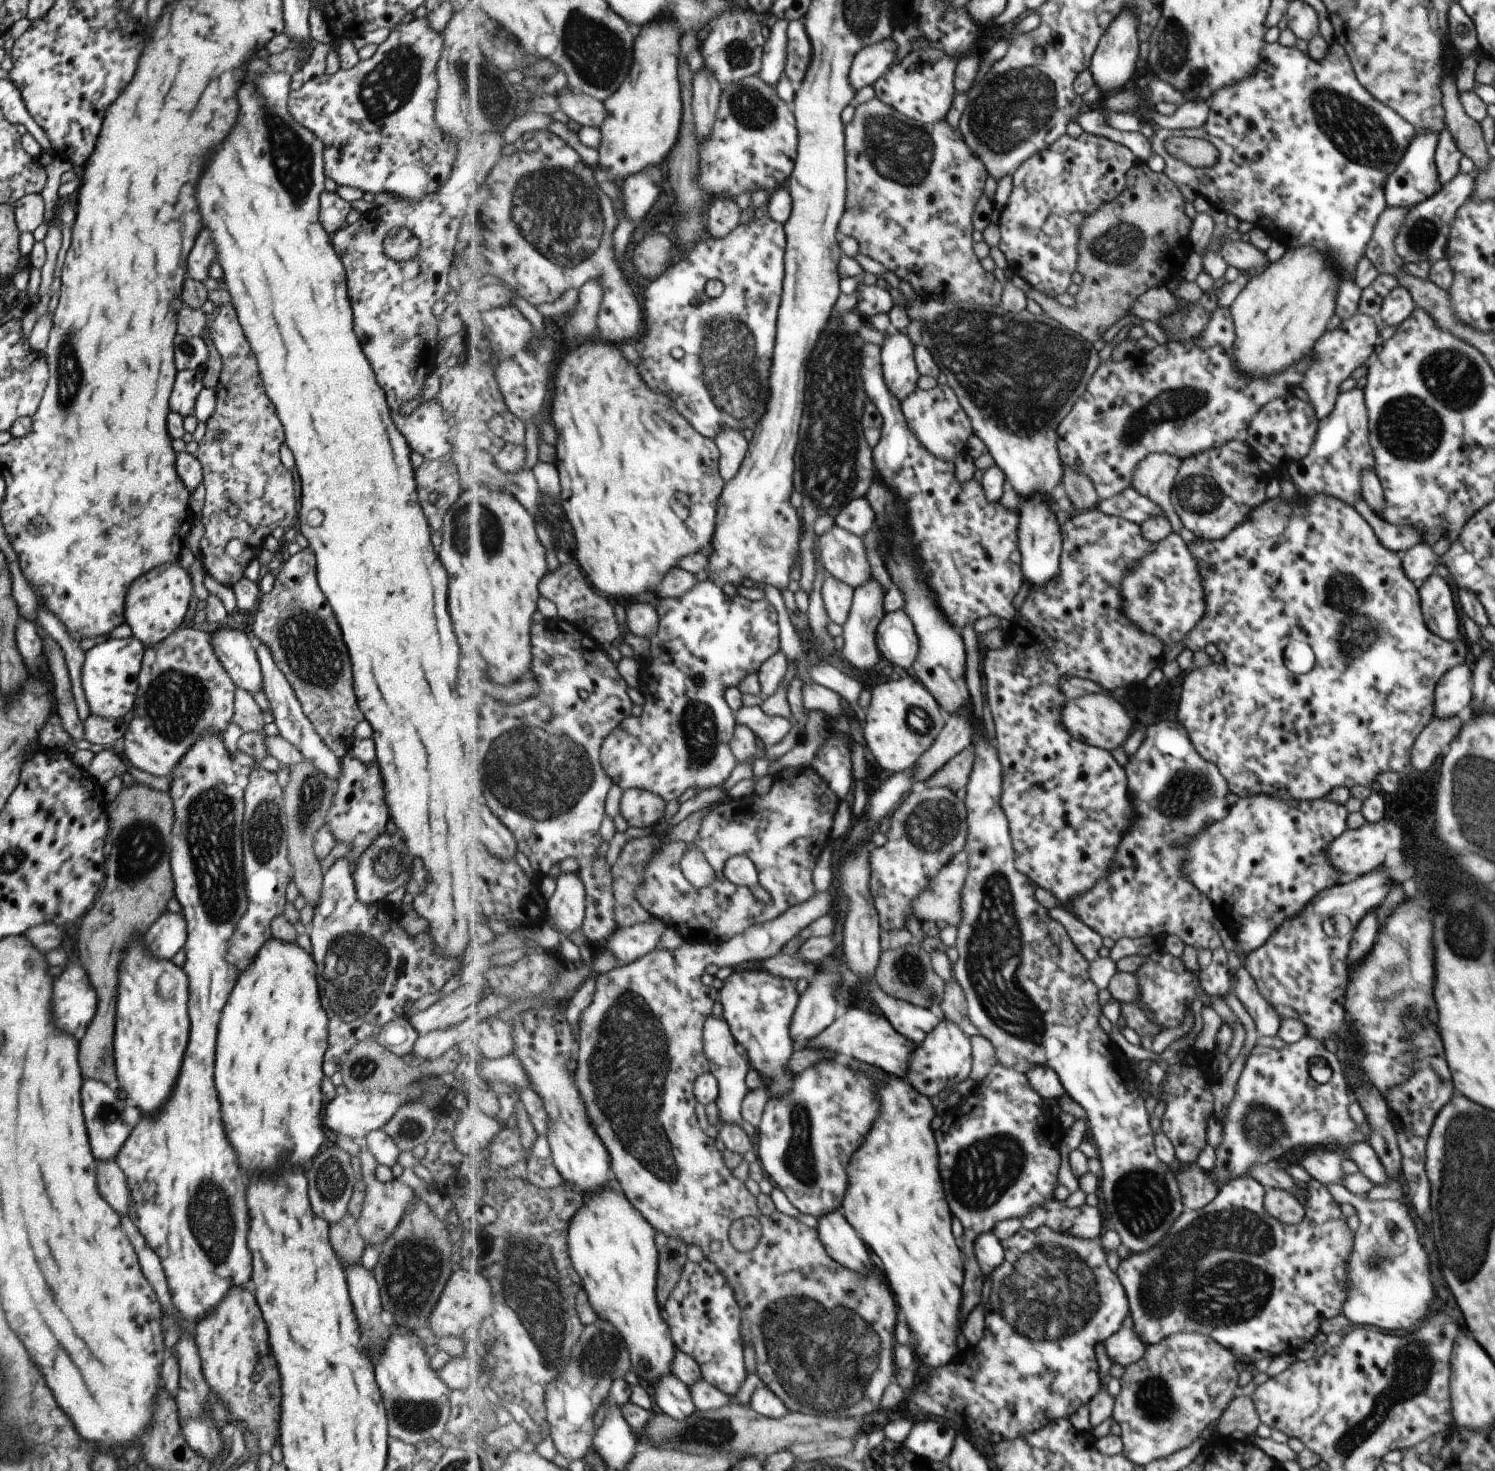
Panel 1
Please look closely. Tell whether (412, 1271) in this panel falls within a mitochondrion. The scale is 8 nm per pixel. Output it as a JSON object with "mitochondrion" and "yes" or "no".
{"mitochondrion":"yes"}

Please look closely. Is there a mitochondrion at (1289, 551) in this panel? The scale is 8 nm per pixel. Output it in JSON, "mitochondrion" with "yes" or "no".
{"mitochondrion":"no"}

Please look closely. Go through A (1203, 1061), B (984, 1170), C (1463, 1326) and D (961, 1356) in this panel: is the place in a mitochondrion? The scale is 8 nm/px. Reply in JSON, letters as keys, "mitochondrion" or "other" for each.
{"A":"other","B":"mitochondrion","C":"other","D":"other"}

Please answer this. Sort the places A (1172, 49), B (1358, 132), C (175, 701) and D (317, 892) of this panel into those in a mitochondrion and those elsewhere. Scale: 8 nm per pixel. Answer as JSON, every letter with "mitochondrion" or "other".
{"A":"mitochondrion","B":"mitochondrion","C":"mitochondrion","D":"other"}

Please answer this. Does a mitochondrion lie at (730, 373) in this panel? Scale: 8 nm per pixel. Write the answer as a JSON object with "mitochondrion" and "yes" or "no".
{"mitochondrion":"yes"}

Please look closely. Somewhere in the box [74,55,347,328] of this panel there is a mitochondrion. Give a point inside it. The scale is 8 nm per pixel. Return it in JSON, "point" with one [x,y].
{"point":[290,157]}

